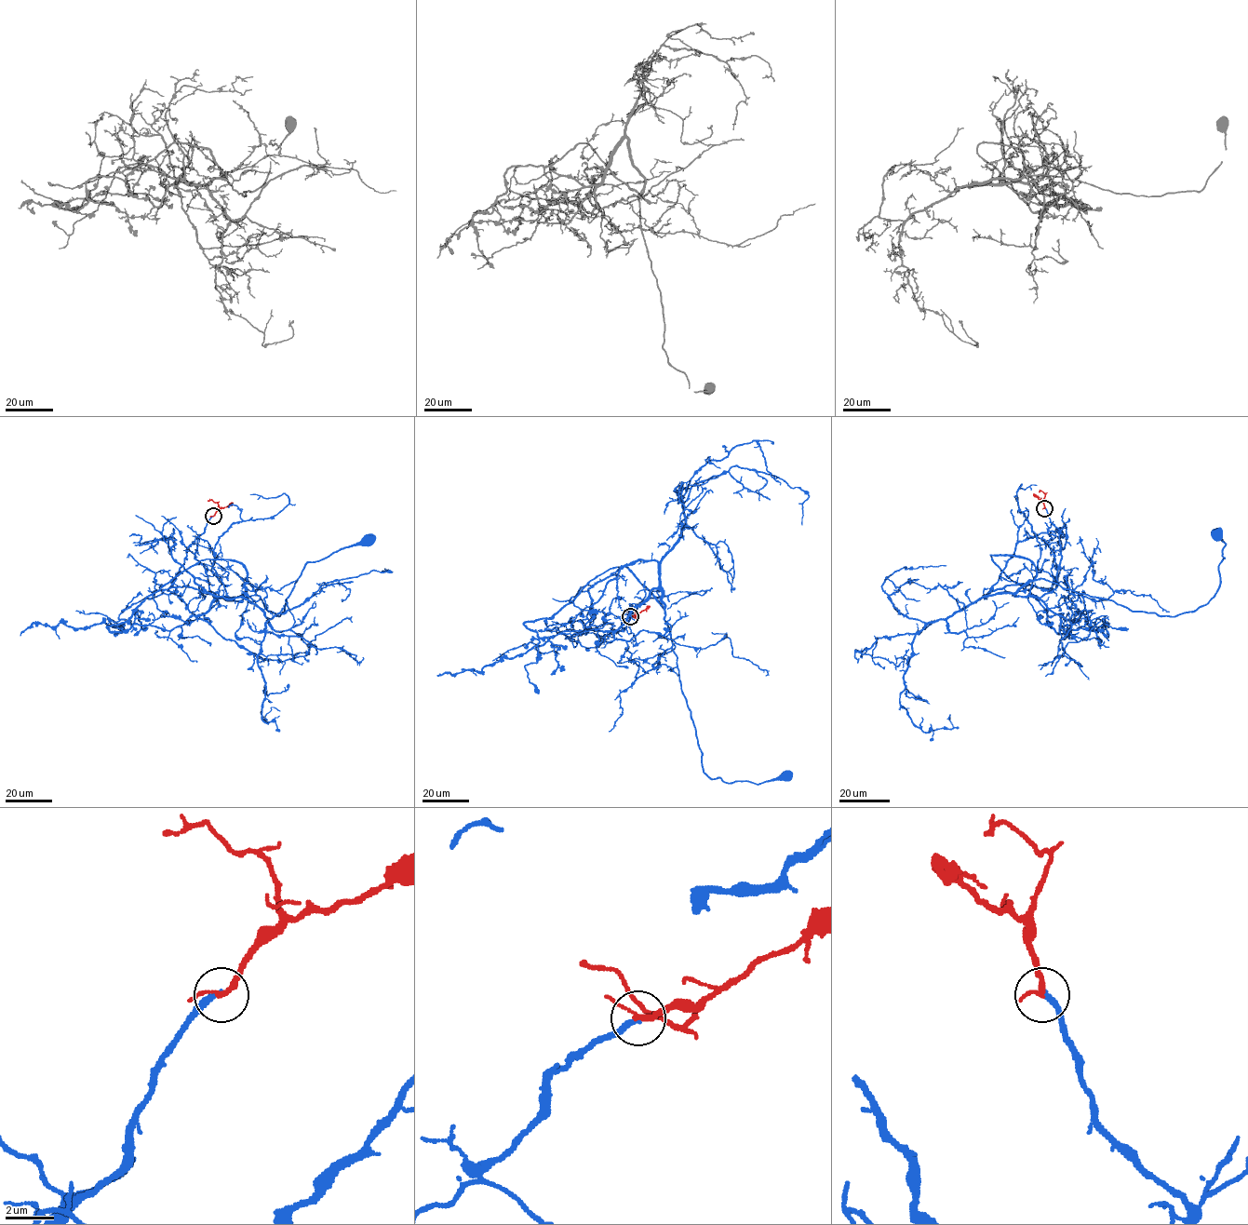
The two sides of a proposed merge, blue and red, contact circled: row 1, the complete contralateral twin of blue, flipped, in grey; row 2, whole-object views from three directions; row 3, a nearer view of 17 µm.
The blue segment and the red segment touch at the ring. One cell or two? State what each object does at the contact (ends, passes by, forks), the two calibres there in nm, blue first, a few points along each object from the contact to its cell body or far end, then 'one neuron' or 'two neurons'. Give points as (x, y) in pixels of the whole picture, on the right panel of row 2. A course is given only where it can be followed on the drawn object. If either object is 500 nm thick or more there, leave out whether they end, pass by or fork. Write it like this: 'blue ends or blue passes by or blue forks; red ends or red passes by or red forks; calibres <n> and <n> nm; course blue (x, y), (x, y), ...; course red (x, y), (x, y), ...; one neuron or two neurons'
blue ends; red passes by; calibres 240 and 180 nm; course blue (1044, 507), (1060, 531), (1057, 586), (1016, 596), (1045, 578), (1133, 611), (1195, 612), (1220, 585), (1214, 533); course red (1044, 508), (1045, 494), (1039, 491); one neuron

